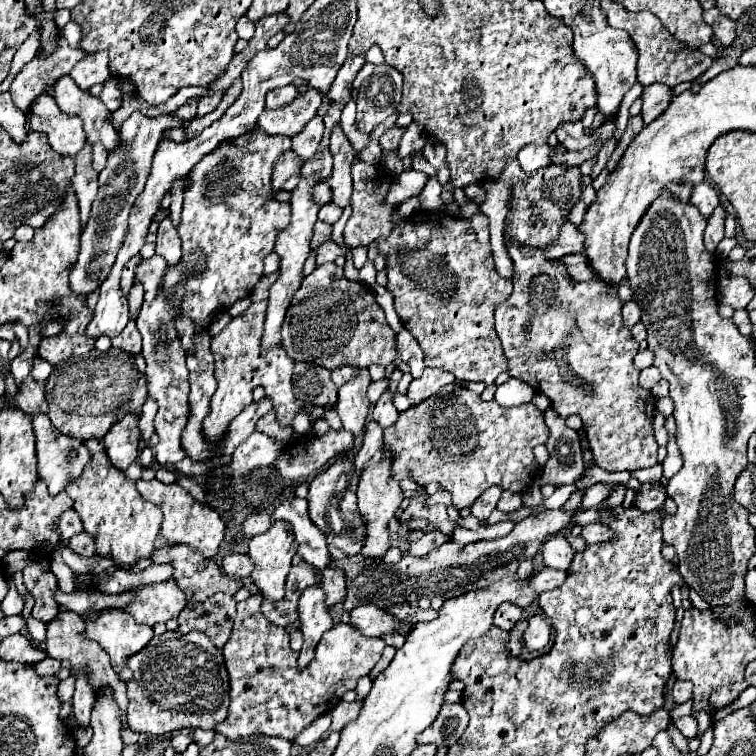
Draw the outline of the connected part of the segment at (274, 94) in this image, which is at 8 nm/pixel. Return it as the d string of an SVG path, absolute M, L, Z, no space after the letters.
M294 85L290 87L282 87L282 89L274 89L266 95L266 107L268 109L280 109L290 105L294 99L298 97L298 89Z

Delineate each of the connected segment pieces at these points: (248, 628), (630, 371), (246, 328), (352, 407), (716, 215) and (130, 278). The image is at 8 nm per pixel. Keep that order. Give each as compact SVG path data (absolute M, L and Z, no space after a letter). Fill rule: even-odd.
M256 593L248 601L238 603L232 635L222 649L230 671L230 707L228 717L218 723L216 731L230 741L256 733L292 741L316 717L330 713L342 701L342 695L372 671L386 647L384 639L366 639L350 623L334 623L324 633L328 637L320 639L312 663L300 669L298 653L290 649L290 637L284 627L270 623L262 615L262 599Z
M506 241L506 249L514 263L514 293L496 309L496 333L508 359L508 375L528 383L534 391L544 393L558 415L582 417L588 441L592 439L590 447L598 467L606 471L654 467L658 463L658 445L652 429L656 401L650 391L638 385L640 371L634 367L634 357L640 345L622 321L624 303L618 299L618 289L602 283L600 279L574 283L574 279L566 275L566 267L562 267L562 263L544 259L544 251L534 247Z
M268 301L252 303L244 315L234 317L220 335L212 337L212 353L216 359L218 389L210 401L212 411L204 421L204 435L210 441L218 441L222 439L222 435L226 435L230 421L238 417L240 411L252 403L252 391L256 387L266 389L266 397L272 401L276 419L282 427L292 425L292 419L300 413L300 405L296 403L296 397L292 393L292 373L294 373L296 363L290 359L281 345L262 353L260 341L264 335L266 307L268 307Z
M360 369L358 375L350 379L350 383L344 383L338 393L336 411L344 423L344 429L352 435L360 435L360 431L366 425L370 401L366 397L366 389L370 385L368 369Z
M718 205L714 213L708 217L708 225L704 229L704 245L708 251L714 251L716 245L724 239L724 219L726 219L726 209Z
M140 255L132 257L132 259L124 265L124 269L122 269L122 281L120 281L120 285L122 285L122 289L124 289L124 297L126 297L126 299L128 299L128 293L130 293L132 285L134 285L134 269L136 269L136 263L138 263L140 259L142 259Z

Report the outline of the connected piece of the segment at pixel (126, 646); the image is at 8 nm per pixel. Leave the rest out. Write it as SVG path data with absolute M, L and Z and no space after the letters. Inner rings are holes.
M110 609L98 619L86 623L86 637L98 641L110 655L118 677L122 681L130 681L132 673L128 671L126 661L150 643L154 631L150 625L138 625L130 613L122 609Z

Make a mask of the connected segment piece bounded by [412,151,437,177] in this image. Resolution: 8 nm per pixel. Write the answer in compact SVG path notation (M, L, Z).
M418 151L412 161L412 168L426 173L429 177L436 177L437 170L431 166L423 156L422 151Z

